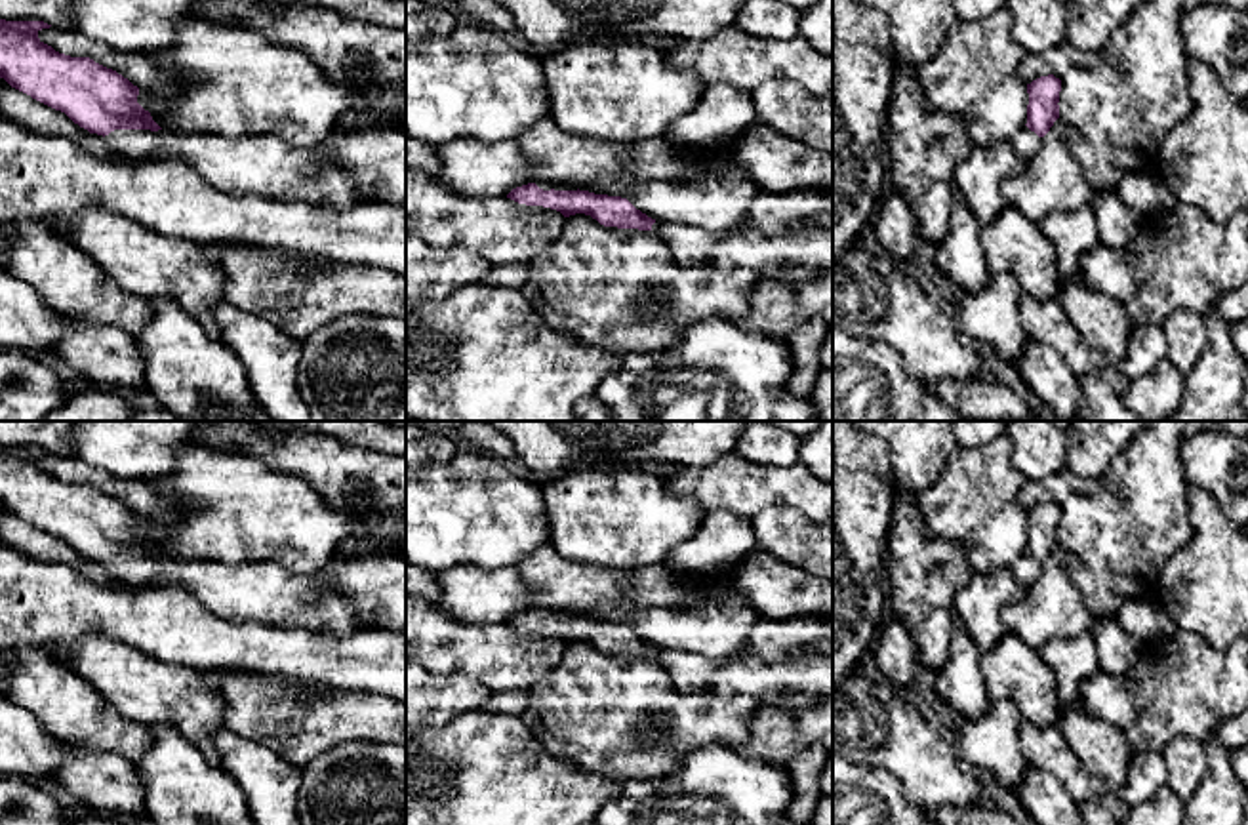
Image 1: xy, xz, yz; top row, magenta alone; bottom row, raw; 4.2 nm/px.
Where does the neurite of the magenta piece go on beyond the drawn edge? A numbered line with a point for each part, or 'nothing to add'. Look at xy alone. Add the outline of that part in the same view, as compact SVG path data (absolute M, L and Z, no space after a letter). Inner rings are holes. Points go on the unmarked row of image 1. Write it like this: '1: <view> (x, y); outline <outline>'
1: xy (269, 593); outline M114 556L105 570L111 579L131 587L179 585L231 623L305 627L337 636L368 629L351 600L320 581L320 572L297 575L278 562Z

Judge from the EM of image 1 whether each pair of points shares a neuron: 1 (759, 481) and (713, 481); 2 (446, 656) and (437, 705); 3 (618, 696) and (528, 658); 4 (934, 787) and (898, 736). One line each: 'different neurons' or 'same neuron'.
1: same neuron
2: different neurons
3: different neurons
4: same neuron

